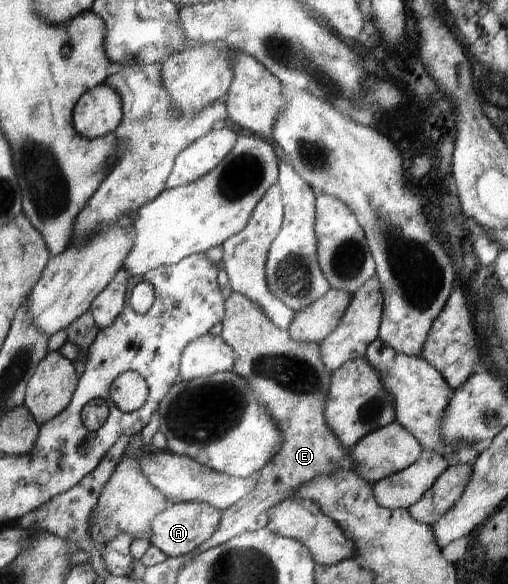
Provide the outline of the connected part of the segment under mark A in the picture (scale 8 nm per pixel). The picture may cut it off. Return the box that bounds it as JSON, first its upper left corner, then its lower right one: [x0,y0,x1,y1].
[150,503,221,557]

